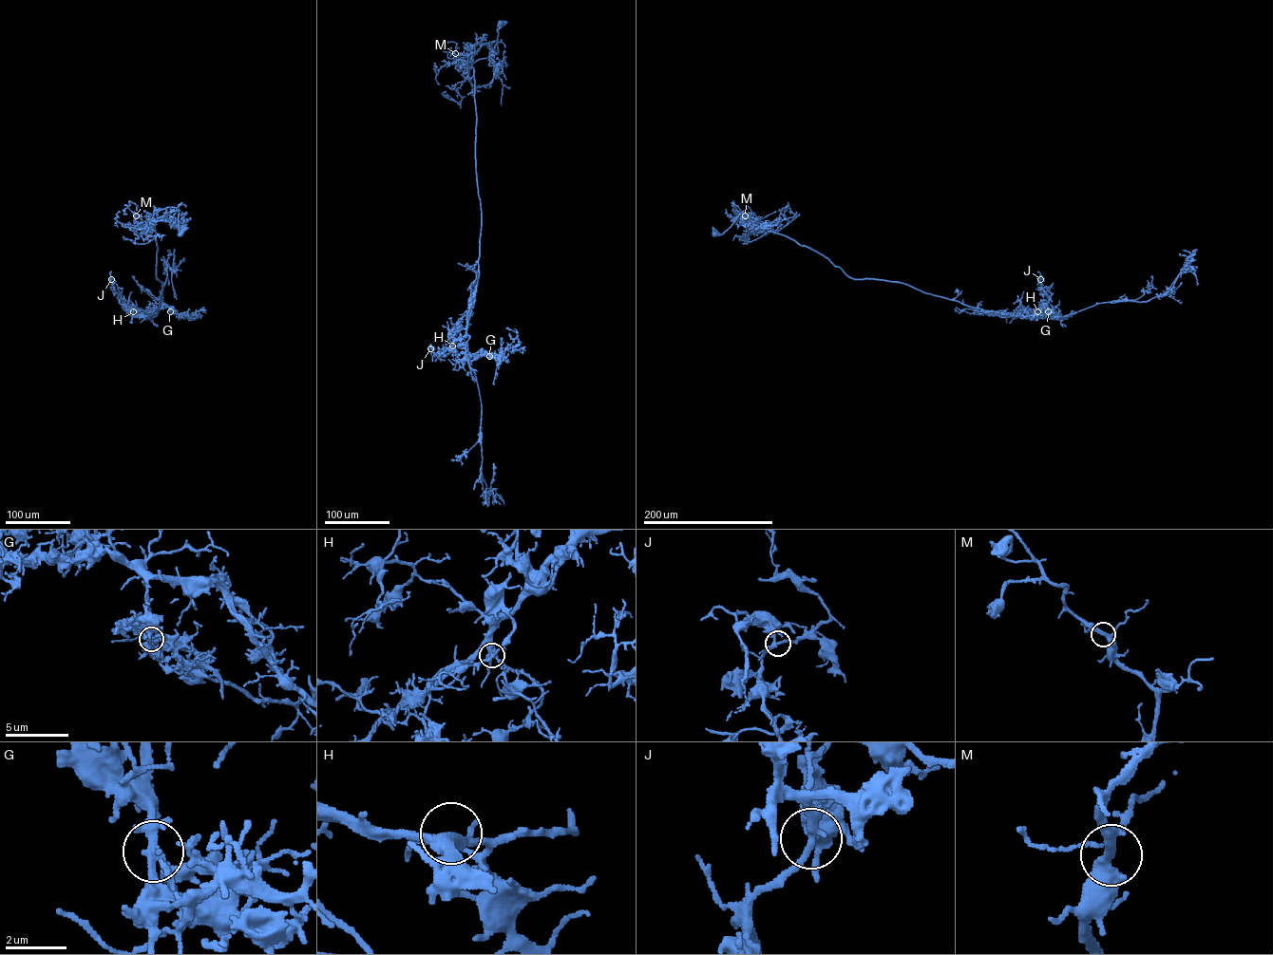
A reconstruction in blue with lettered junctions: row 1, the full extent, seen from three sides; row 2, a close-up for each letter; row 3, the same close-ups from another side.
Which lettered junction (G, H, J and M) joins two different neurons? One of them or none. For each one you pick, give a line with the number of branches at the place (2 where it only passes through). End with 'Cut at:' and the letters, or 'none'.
G: 4 branches meet
Cut at: G

